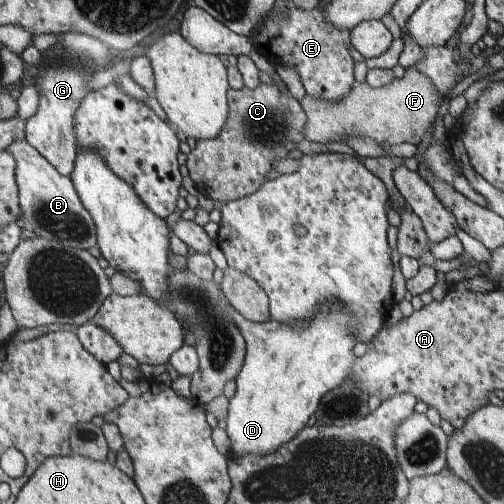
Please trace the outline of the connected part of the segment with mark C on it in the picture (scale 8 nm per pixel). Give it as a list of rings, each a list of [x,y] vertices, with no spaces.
[[[272,82],[254,89],[230,89],[230,113],[222,133],[217,138],[198,141],[187,156],[189,175],[203,195],[226,204],[255,194],[267,182],[267,172],[274,169],[275,162],[287,158],[297,148],[297,142],[306,139],[308,114],[304,106],[289,91],[278,90]]]

